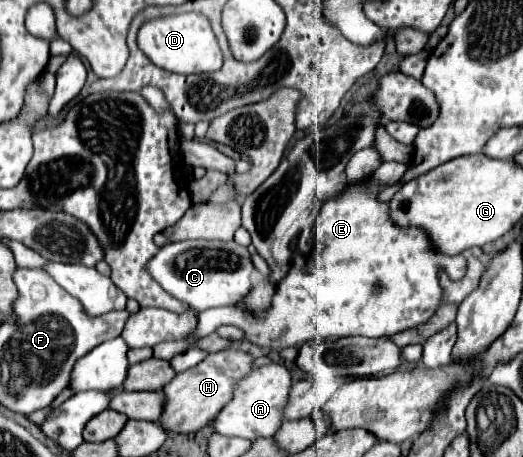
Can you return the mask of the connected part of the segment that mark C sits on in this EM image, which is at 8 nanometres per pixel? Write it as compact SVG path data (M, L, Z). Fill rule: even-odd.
M185 240L165 244L147 264L147 270L167 292L171 292L171 296L201 312L215 306L233 306L245 298L251 290L251 274L255 272L255 266L249 250L235 240Z

